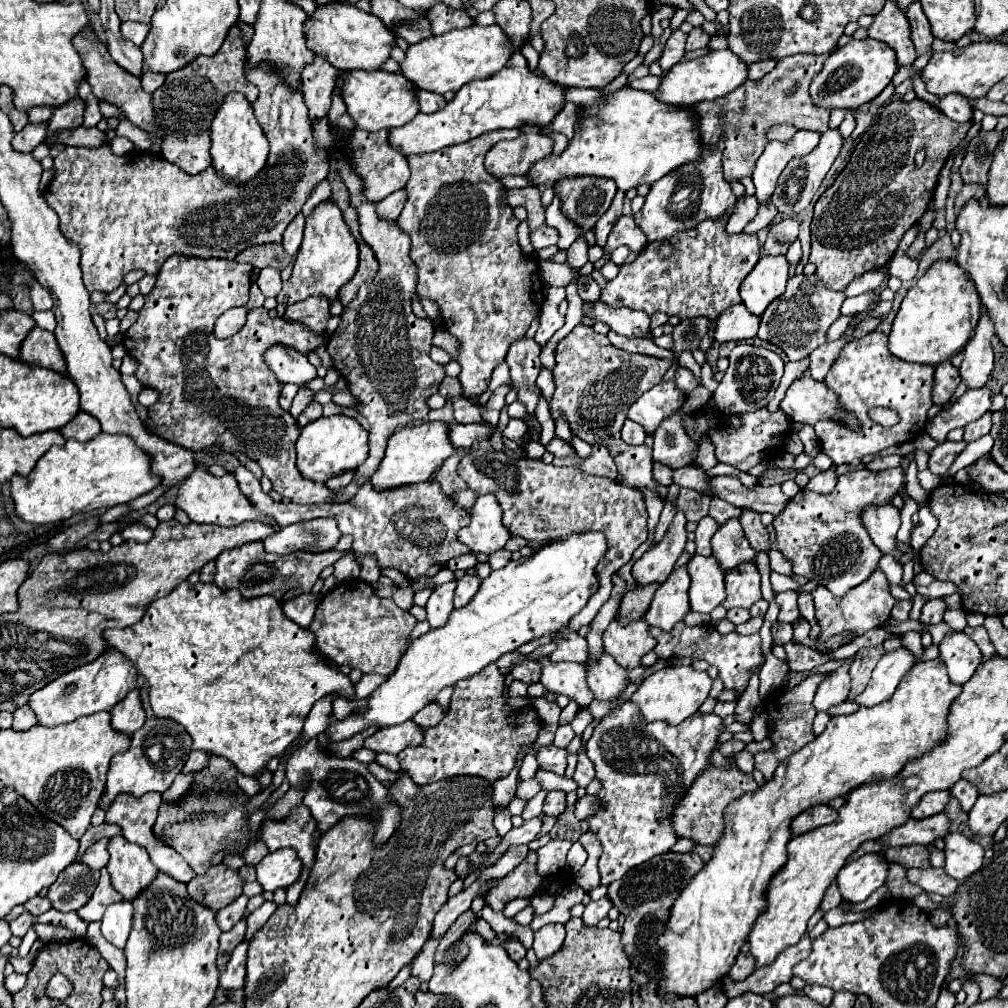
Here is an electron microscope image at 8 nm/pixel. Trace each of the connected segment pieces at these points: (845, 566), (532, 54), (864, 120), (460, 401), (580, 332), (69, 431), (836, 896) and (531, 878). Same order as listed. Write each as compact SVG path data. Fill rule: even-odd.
M862 468L838 476L838 484L832 494L800 490L788 502L788 508L774 518L776 548L792 560L796 574L808 576L836 596L844 596L878 568L878 560L882 556L860 524L860 508L864 508L864 504L890 502L892 496L900 492L902 480L902 468L888 468L882 472ZM814 560L818 562L818 568L814 568Z
M526 42L526 44L522 46L522 54L524 54L524 58L526 58L530 70L532 70L534 74L538 74L538 76L544 76L544 74L538 70L538 52L530 46L530 42Z
M864 111L854 114L854 117L856 118L857 124L851 136L853 139L859 139L860 136L872 125L873 116L869 111Z
M463 396L451 399L453 403L454 417L458 423L471 424L485 422L479 409Z
M578 324L564 340L556 346L556 366L554 374L554 394L550 400L552 420L558 420L560 414L566 416L572 434L582 438L588 444L606 446L614 464L618 466L620 484L632 488L652 488L662 498L666 498L666 486L660 486L652 478L652 448L648 446L630 446L620 438L624 420L628 418L628 408L650 388L662 382L662 376L670 368L670 360L660 360L644 354L630 354L618 350L610 344L608 336L596 334L592 328Z
M78 412L66 426L60 428L60 434L68 440L74 438L78 442L92 440L94 436L100 434L100 422L94 416L88 416L88 412Z
M832 884L832 888L828 888L828 892L826 892L824 902L822 902L820 908L822 908L824 912L827 912L832 910L832 908L836 908L840 902L842 902L842 896L840 896L840 892L838 892L838 886Z
M528 852L526 860L508 872L486 896L484 902L494 910L502 912L504 906L514 898L530 898L536 890L548 888L550 882L536 872L536 854Z

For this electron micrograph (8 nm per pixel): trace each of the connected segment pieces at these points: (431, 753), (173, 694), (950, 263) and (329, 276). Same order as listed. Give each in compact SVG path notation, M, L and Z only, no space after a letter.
M488 664L484 672L454 684L452 702L444 720L426 730L424 744L406 748L398 754L398 760L402 772L406 772L418 786L450 776L480 776L494 784L512 772L522 750L532 750L540 730L542 722L534 708L520 712L508 706L504 698L504 674L496 664Z
M182 582L166 598L154 600L138 624L124 628L124 630L104 632L104 638L108 640L108 644L112 648L116 648L124 656L132 658L138 672L150 682L150 704L152 704L152 710L158 718L172 718L178 724L182 724L194 740L194 750L202 750L206 754L214 754L214 756L222 756L222 758L230 760L244 776L260 776L262 770L266 768L266 764L272 758L278 758L300 736L302 724L304 724L304 720L306 720L306 716L312 710L316 700L320 700L328 694L336 694L336 696L342 696L348 700L354 698L354 684L350 682L350 678L344 676L338 670L338 666L334 666L334 664L326 662L322 656L318 656L318 652L314 648L314 640L316 640L314 634L308 628L302 628L296 622L292 622L290 618L286 618L282 612L282 604L274 596L262 596L256 600L242 600L242 596L236 590L222 592L216 584Z
M938 260L908 290L888 334L890 352L904 362L936 366L950 360L966 346L974 334L978 318L980 298L968 272L964 272L954 260Z
M334 200L320 202L312 210L312 214L306 216L304 240L296 254L292 276L290 280L284 282L284 288L276 296L276 300L280 304L296 304L302 298L324 294L332 302L336 300L338 290L354 276L356 268L358 268L358 244L342 218L342 210L336 206Z

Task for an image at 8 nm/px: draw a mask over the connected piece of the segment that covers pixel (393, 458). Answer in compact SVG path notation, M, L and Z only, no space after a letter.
M430 422L422 426L406 426L398 432L394 432L388 438L388 446L384 452L384 458L378 466L378 470L370 476L370 484L376 492L388 490L388 488L400 488L406 484L416 484L416 482L426 482L430 474L454 454L456 450L452 448L448 440L448 426L444 422Z

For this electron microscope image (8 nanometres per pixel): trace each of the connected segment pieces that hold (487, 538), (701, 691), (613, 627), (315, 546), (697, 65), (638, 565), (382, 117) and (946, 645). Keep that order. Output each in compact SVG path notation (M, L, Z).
M480 496L472 508L470 518L470 526L460 530L458 540L466 544L472 552L494 554L502 550L510 540L508 528L504 528L502 524L502 512L496 496Z
M668 666L646 678L644 684L632 696L632 702L640 706L642 716L648 722L668 720L668 724L680 724L694 712L698 712L702 702L708 698L710 688L712 688L712 678L706 672L698 672L692 666Z
M638 620L636 624L612 624L604 632L604 648L610 656L616 658L616 662L626 668L638 668L642 666L642 656L648 654L656 646L656 638L650 636L650 626L644 620Z
M314 518L314 520L308 520L308 522L290 524L290 526L282 528L280 532L268 536L264 540L264 548L266 548L266 552L276 552L276 554L292 554L292 552L298 552L298 550L304 550L304 552L328 552L338 544L340 536L342 534L338 530L336 520L332 520L332 518Z
M712 50L710 54L686 62L678 62L668 72L664 72L660 86L656 90L656 98L668 106L690 108L704 100L716 100L728 92L732 92L738 84L746 80L746 64L740 64L740 58L730 50Z
M678 508L674 516L674 524L668 530L668 536L658 544L658 548L648 548L646 554L634 562L632 576L638 586L646 584L662 584L670 576L678 556L686 546L686 518L684 512Z
M348 70L340 80L336 80L340 96L348 108L348 114L358 128L366 132L390 130L410 122L418 114L416 90L402 74L390 74L384 70Z
M956 632L942 640L940 658L948 668L952 684L964 686L980 666L982 654L978 646L964 632Z

